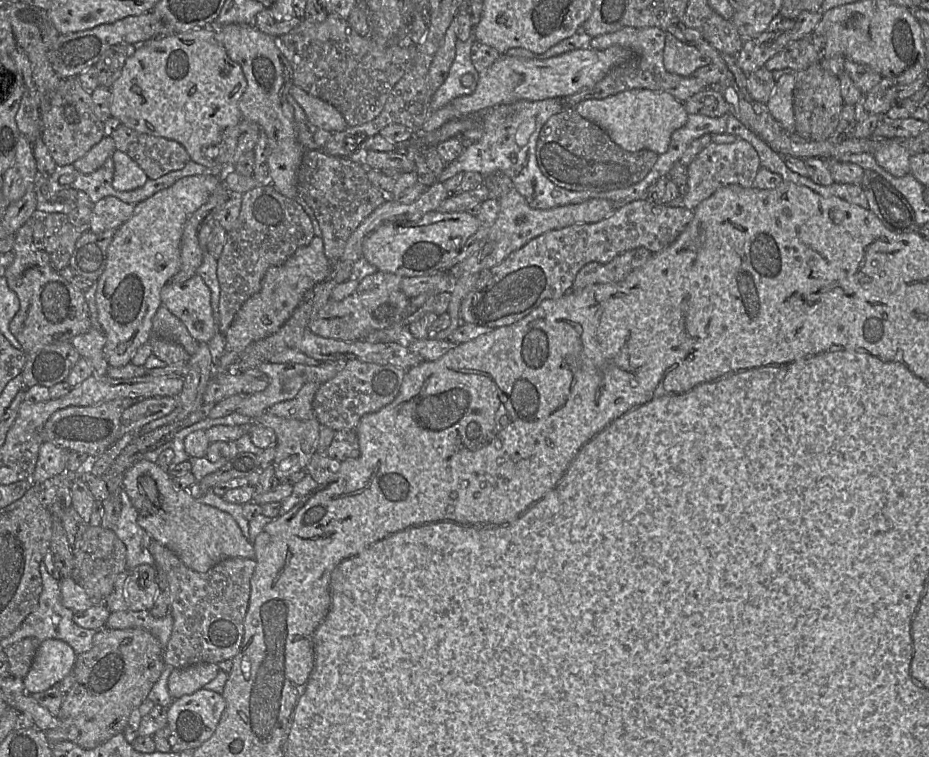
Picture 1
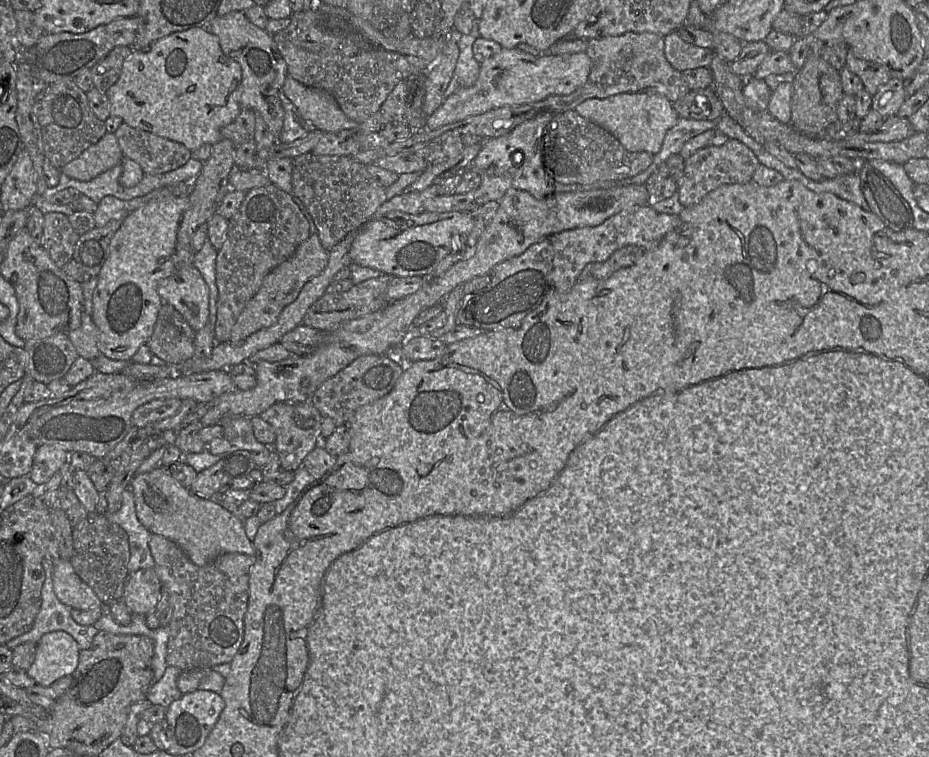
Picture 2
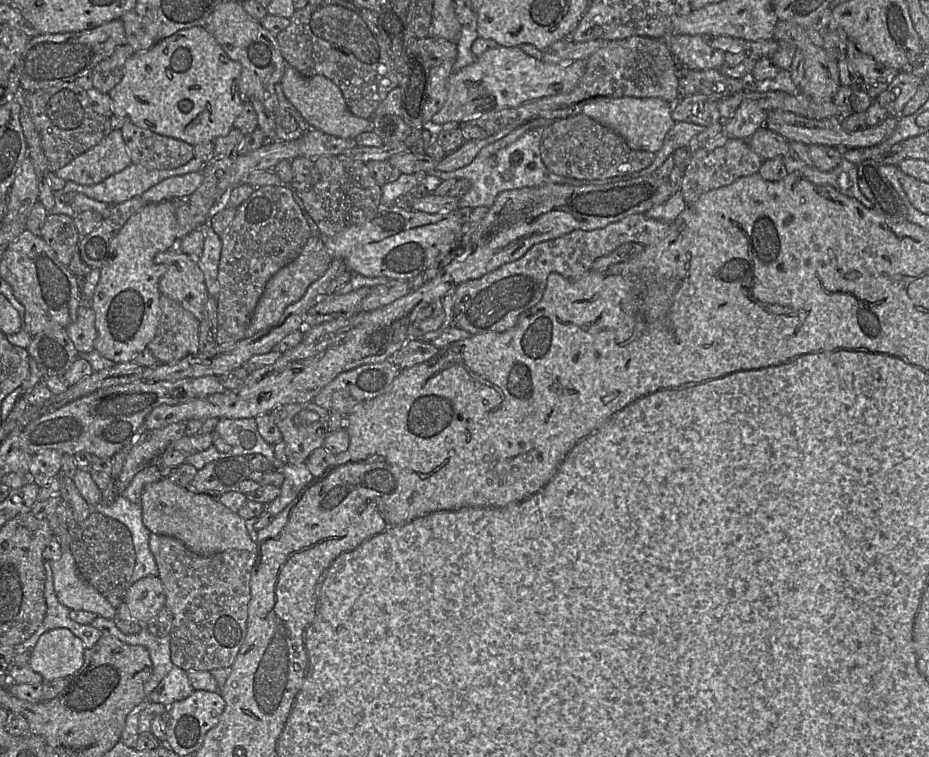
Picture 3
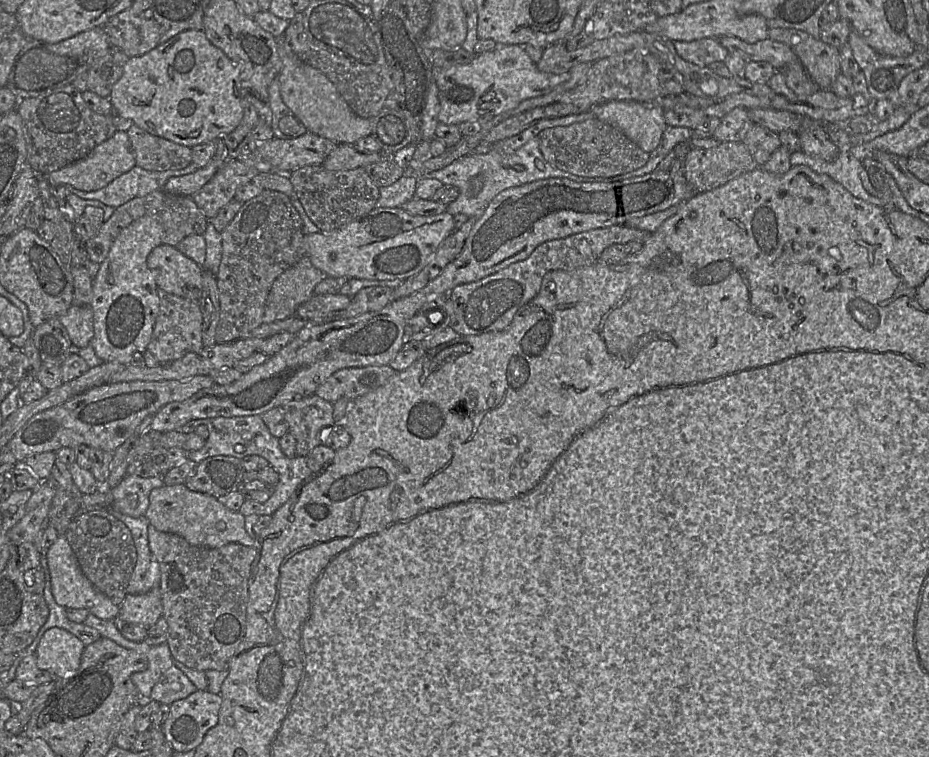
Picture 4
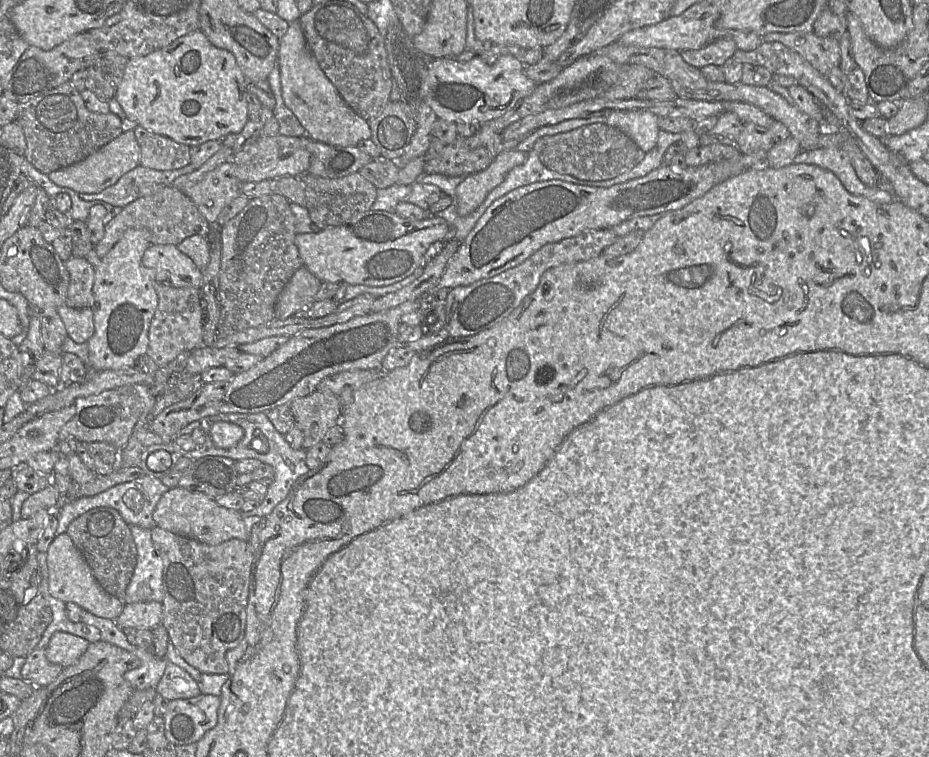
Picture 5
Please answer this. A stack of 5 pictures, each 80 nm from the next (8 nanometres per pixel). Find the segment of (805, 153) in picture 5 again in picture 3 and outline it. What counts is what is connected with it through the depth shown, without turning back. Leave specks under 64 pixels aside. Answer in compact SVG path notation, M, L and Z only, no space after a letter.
M792 157L784 158L784 164L788 173L799 173L816 185L831 186L839 193L857 200L866 208L873 209L873 203L859 189L858 165L844 157L837 167L828 172L819 171L814 165L807 165Z

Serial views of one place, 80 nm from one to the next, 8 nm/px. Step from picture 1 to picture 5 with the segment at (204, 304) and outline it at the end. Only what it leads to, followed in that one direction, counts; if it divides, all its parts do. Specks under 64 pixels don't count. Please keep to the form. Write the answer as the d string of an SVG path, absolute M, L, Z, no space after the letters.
M150 244L143 254L142 263L154 270L158 283L177 288L201 287L201 270L176 245Z

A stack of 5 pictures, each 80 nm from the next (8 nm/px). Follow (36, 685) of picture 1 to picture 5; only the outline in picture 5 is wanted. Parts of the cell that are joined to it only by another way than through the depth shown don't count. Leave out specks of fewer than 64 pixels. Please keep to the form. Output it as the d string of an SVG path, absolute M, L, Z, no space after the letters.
M55 632L45 648L45 655L49 662L67 668L78 661L89 644L86 639L79 636Z

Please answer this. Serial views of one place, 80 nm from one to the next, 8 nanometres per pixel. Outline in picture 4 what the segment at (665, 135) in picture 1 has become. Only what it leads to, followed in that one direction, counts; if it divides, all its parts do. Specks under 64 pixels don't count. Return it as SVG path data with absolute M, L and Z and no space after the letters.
M634 100L609 101L589 111L595 118L619 129L647 153L656 149L667 127L663 108Z

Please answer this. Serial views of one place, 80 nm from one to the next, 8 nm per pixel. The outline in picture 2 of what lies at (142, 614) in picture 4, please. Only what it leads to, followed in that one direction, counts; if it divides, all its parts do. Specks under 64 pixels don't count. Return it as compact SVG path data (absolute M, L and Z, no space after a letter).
M143 568L129 574L123 598L132 614L147 615L155 609L161 592L162 585L154 568Z

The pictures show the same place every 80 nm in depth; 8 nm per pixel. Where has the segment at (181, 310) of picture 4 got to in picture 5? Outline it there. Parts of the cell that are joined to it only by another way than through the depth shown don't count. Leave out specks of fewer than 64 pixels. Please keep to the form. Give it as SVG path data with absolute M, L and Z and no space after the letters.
M155 283L155 289L158 295L158 306L150 324L146 354L161 367L172 362L182 352L191 352L203 345L203 326L207 315L202 314L200 288L177 288Z

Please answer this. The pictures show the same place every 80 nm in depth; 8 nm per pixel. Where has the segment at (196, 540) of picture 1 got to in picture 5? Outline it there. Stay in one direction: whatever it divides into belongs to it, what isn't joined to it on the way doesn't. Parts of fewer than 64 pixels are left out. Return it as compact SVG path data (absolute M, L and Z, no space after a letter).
M180 486L170 488L161 496L154 509L153 520L159 528L209 545L218 545L233 538L250 542L241 511L225 508L202 492Z

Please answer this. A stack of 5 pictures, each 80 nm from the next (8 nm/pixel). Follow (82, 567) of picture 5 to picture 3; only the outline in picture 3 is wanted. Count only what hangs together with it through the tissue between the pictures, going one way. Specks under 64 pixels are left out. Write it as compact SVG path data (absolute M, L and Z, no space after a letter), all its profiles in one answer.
M65 549L59 559L50 561L53 586L58 601L69 610L89 611L106 619L113 619L116 613L111 603L92 585L81 577L70 549Z

